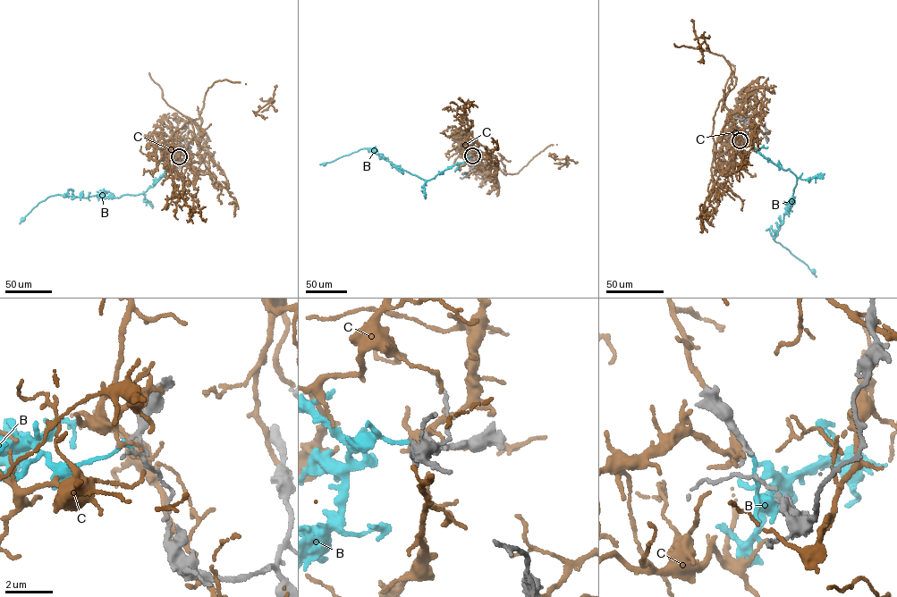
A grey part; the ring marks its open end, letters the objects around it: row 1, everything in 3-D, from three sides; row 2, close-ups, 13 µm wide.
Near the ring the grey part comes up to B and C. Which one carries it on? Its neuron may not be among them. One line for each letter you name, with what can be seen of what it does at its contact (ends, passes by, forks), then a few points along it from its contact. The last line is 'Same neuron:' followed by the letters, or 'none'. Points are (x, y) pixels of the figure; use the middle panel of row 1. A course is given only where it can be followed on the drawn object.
Same neuron: none

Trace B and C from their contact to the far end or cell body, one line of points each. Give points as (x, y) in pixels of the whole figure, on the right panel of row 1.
B: (740, 140), (748, 140), (764, 156), (782, 169), (789, 169), (797, 178), (789, 210), (773, 238), (813, 271)
C: (740, 140), (713, 158), (713, 119), (736, 78), (722, 55), (673, 44), (702, 52), (704, 38), (698, 46)

